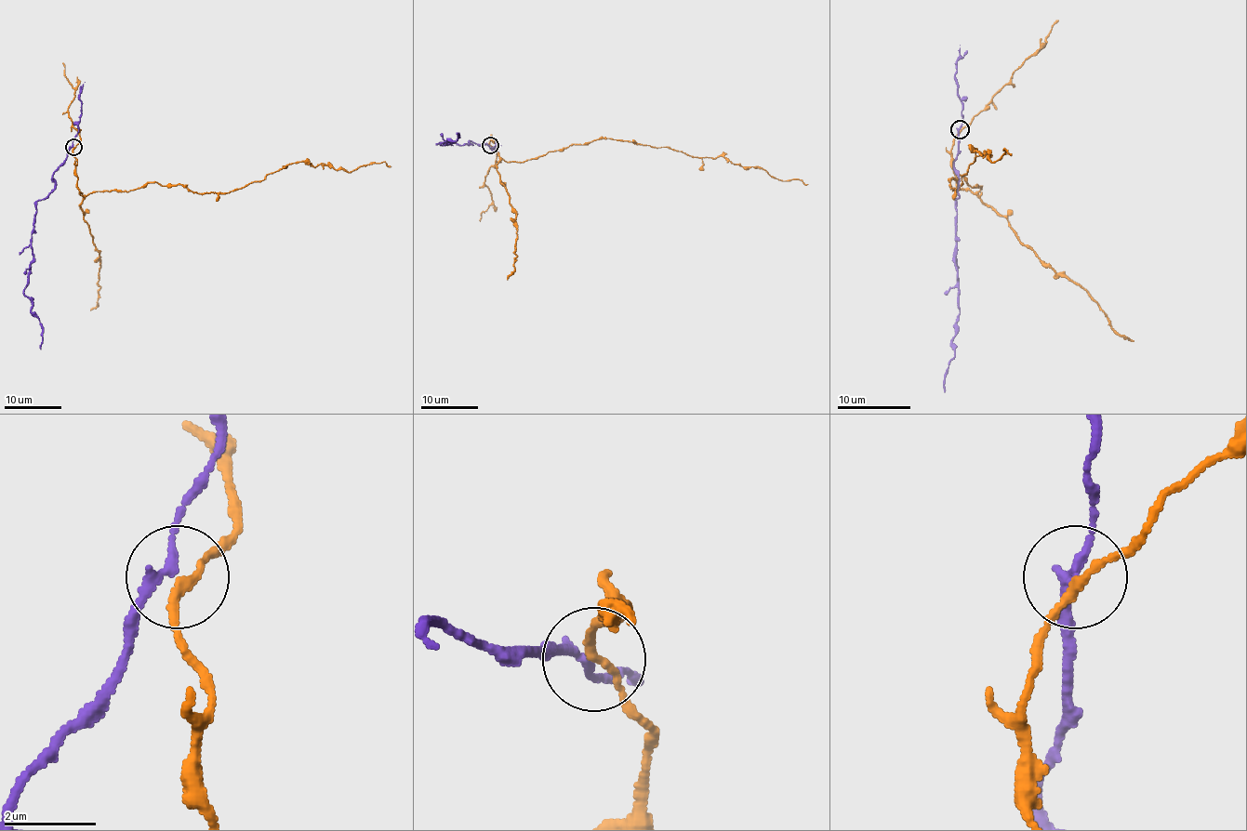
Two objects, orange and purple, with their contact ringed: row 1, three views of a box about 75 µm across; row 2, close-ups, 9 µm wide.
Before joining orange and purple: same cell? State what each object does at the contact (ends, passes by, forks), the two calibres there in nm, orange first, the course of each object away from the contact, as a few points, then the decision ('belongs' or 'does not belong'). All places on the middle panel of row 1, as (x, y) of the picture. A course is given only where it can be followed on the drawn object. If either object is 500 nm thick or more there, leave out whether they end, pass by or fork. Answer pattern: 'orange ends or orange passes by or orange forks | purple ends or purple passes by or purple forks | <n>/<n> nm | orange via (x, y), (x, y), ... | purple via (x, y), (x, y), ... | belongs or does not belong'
orange passes by | purple passes by | 170/190 nm | orange via (490, 145), (493, 139), (507, 162), (524, 162), (612, 138), (727, 158), (808, 185) | purple via (490, 145), (470, 140), (471, 145), (456, 145), (453, 142), (440, 145), (447, 139), (456, 140), (457, 134) | does not belong

